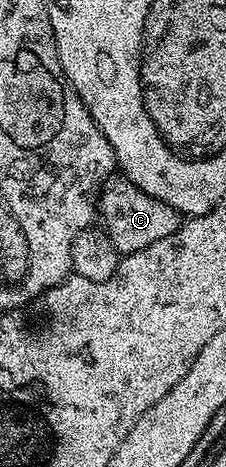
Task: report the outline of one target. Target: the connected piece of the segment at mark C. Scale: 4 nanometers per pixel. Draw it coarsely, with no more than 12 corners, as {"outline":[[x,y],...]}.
{"outline":[[130,179],[101,188],[99,219],[121,257],[171,237],[180,211]]}

